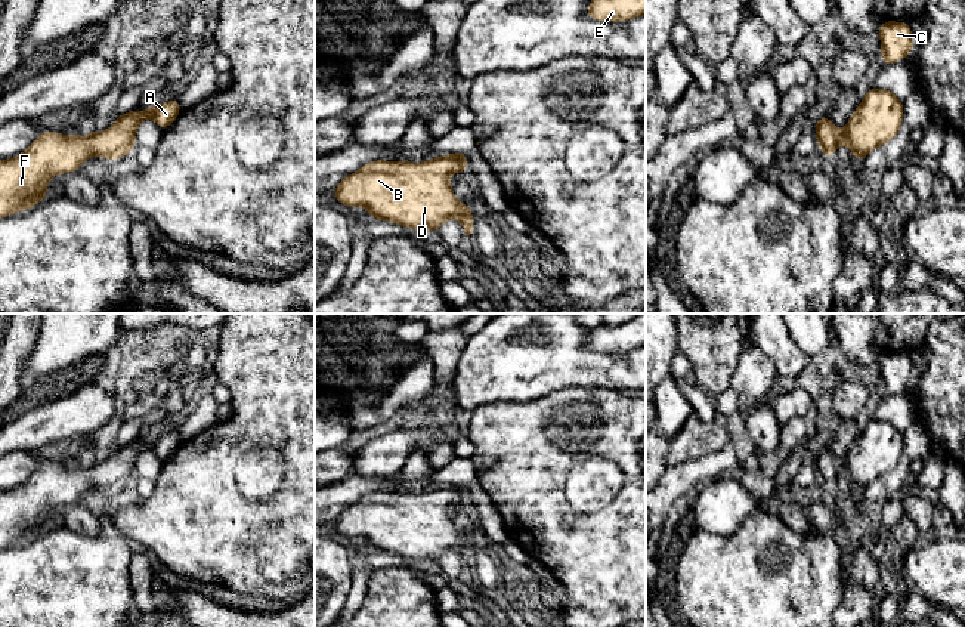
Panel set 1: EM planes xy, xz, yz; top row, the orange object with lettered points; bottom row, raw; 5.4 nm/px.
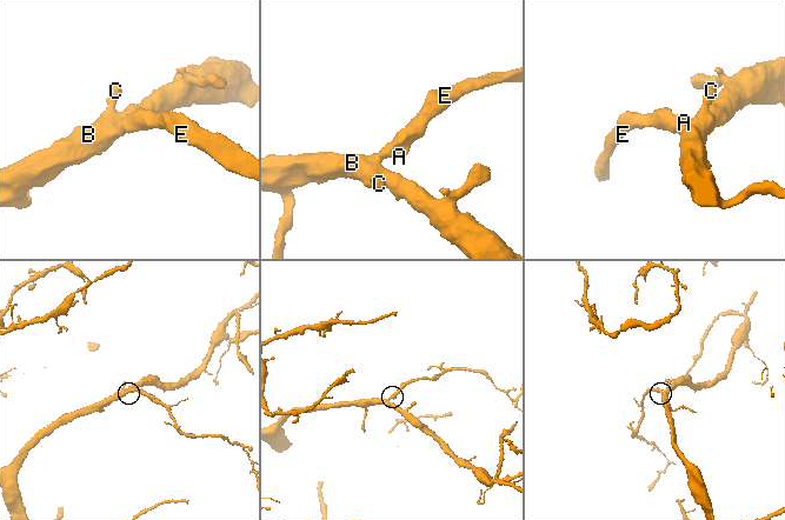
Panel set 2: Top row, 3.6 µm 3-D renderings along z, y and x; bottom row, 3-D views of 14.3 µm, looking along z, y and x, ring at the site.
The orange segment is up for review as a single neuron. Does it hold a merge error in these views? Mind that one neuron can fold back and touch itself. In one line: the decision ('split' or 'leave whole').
leave whole

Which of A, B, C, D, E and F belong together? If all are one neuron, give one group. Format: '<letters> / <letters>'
A B C D E F

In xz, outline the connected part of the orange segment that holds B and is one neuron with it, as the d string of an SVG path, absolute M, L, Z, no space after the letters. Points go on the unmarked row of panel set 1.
M446 485L423 494L374 491L346 507L334 521L338 534L347 538L362 537L372 550L389 552L415 562L437 562L449 550L458 552L467 568L473 562L473 543L455 529L449 507L464 504L467 487Z

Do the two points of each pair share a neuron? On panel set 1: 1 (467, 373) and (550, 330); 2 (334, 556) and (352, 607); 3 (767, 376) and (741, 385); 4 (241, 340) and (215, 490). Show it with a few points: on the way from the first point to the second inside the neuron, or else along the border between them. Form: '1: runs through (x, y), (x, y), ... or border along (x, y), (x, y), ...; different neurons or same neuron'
1: runs through (488, 371), (529, 349); same neuron
2: border along (349, 559), (352, 571), (350, 590), (340, 611); different neurons
3: runs through (761, 376), (747, 382); same neuron
4: runs through (244, 377), (244, 426), (217, 453); same neuron

